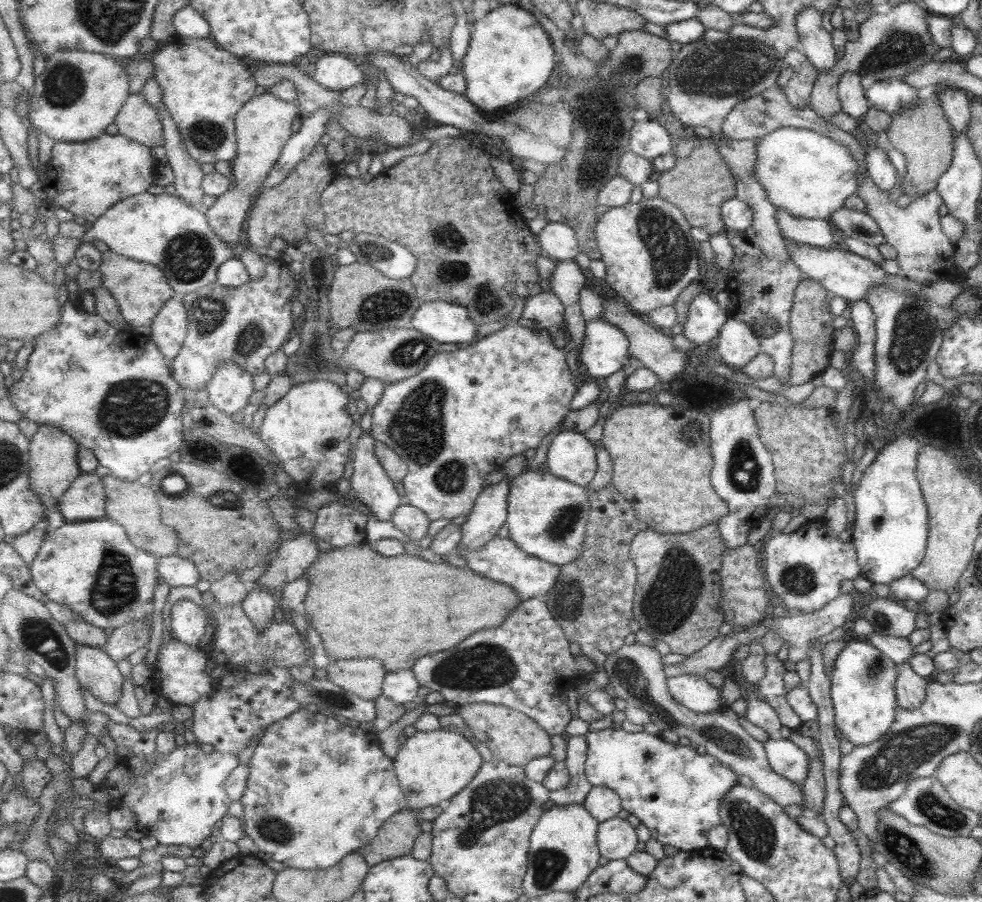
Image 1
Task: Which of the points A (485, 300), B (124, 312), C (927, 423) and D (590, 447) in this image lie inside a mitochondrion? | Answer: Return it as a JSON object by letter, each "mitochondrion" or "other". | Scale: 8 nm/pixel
{"A":"mitochondrion","B":"other","C":"other","D":"other"}

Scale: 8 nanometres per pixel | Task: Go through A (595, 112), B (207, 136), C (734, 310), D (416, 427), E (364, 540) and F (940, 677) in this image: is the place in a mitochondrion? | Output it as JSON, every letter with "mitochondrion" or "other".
{"A":"mitochondrion","B":"mitochondrion","C":"other","D":"mitochondrion","E":"other","F":"other"}

